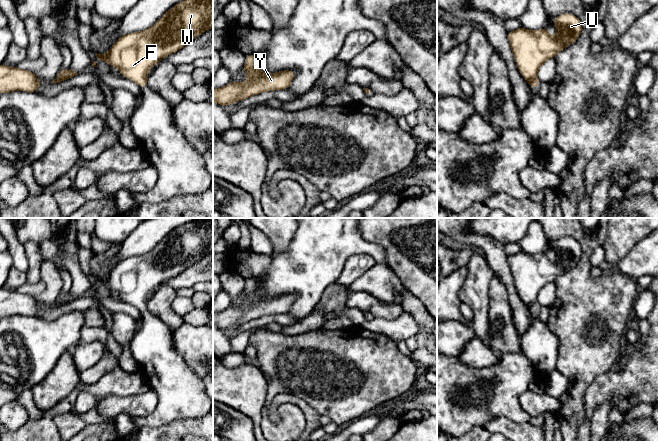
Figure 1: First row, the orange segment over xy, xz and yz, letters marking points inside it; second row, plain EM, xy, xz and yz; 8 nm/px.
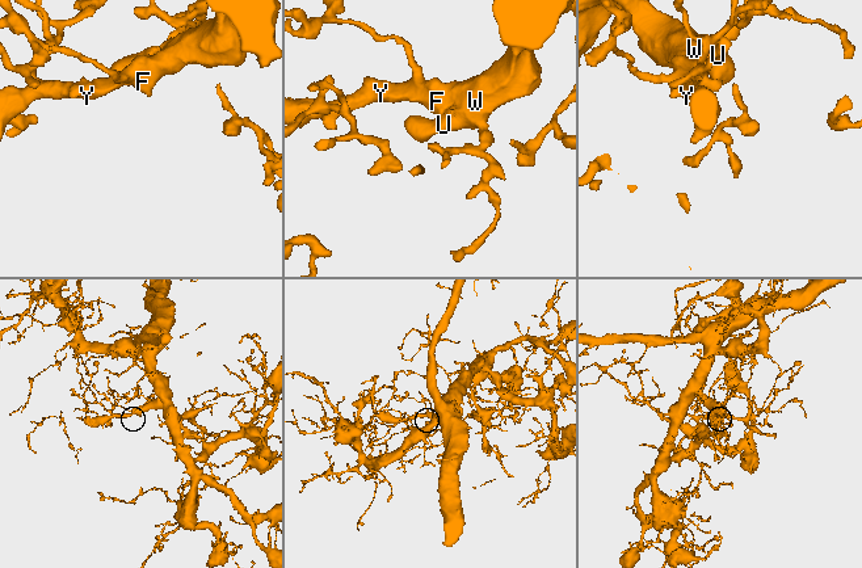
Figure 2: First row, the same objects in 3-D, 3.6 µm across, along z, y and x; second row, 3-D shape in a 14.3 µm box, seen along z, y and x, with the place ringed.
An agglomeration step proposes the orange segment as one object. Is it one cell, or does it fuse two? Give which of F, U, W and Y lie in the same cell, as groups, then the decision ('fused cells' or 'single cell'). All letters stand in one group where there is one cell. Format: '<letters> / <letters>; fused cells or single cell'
F U W Y; single cell

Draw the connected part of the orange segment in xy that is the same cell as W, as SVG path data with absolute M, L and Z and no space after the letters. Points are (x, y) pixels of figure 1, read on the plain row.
M204 218L171 231L149 253L122 259L106 278L95 278L145 313L152 290L212 251L213 218Z

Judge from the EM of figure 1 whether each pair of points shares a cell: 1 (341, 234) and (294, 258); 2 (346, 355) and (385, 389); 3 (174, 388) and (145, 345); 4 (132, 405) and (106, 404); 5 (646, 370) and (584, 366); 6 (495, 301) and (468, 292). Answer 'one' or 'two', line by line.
1: one
2: one
3: one
4: one
5: two
6: two

